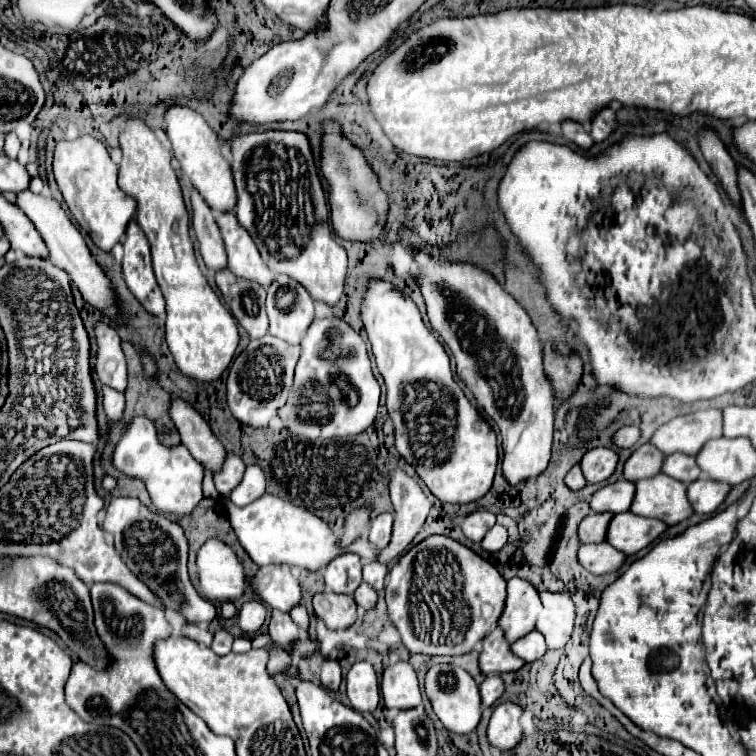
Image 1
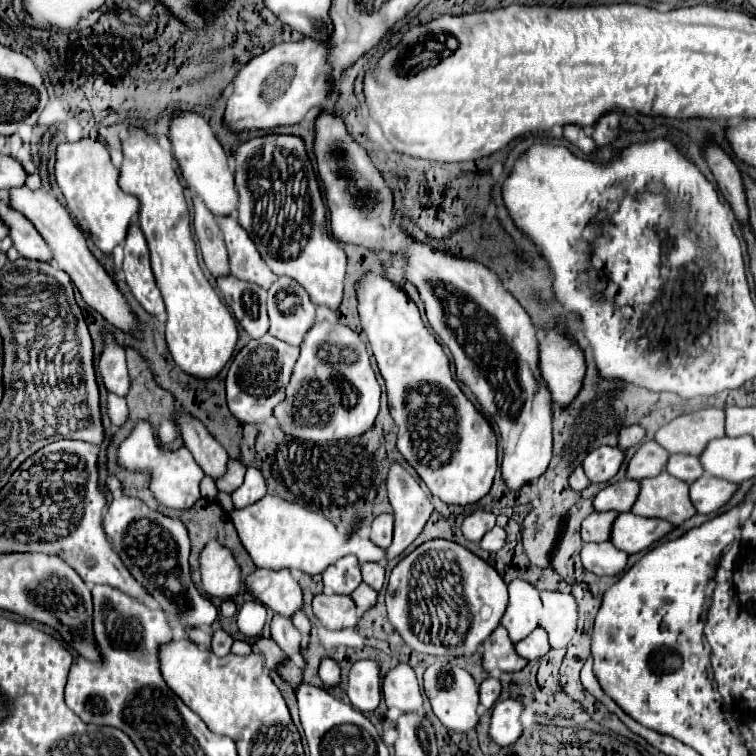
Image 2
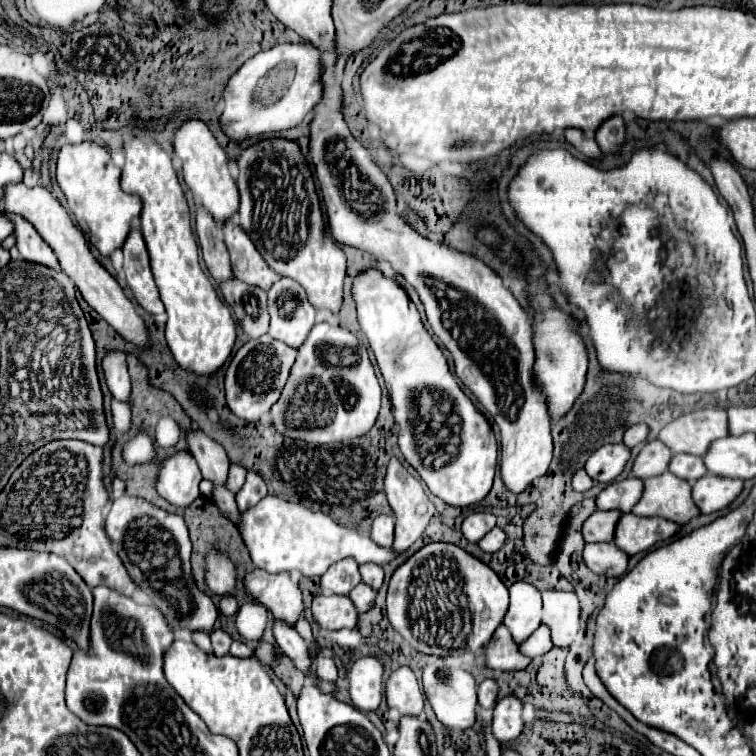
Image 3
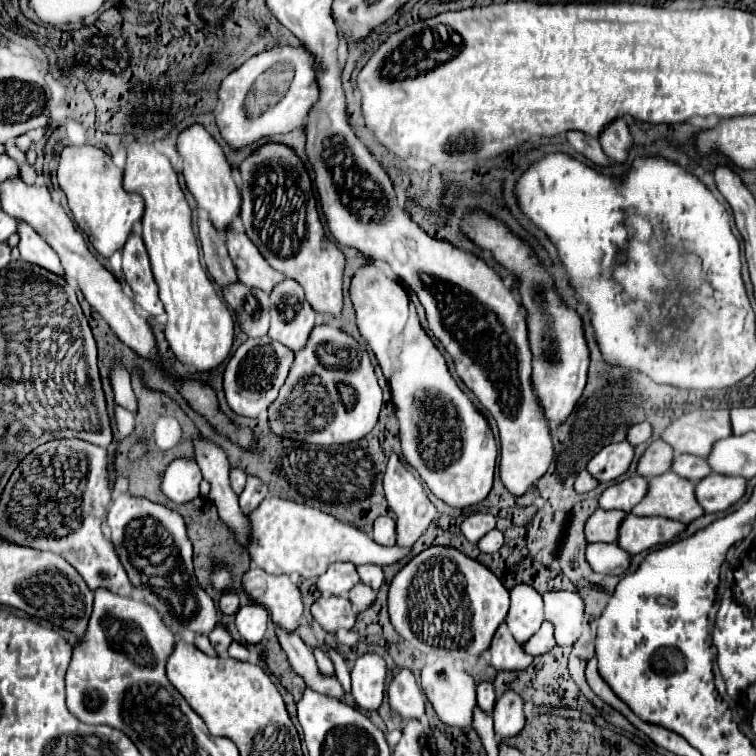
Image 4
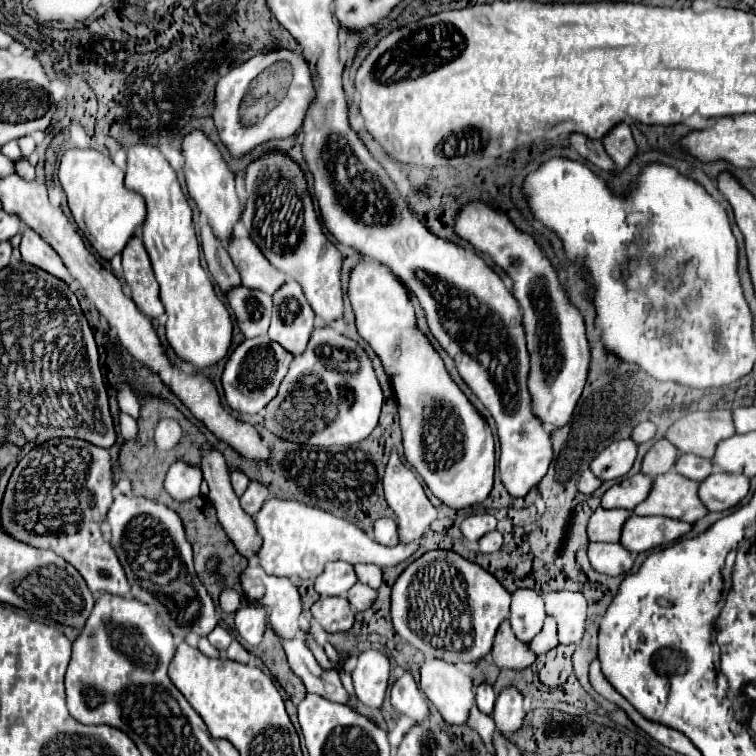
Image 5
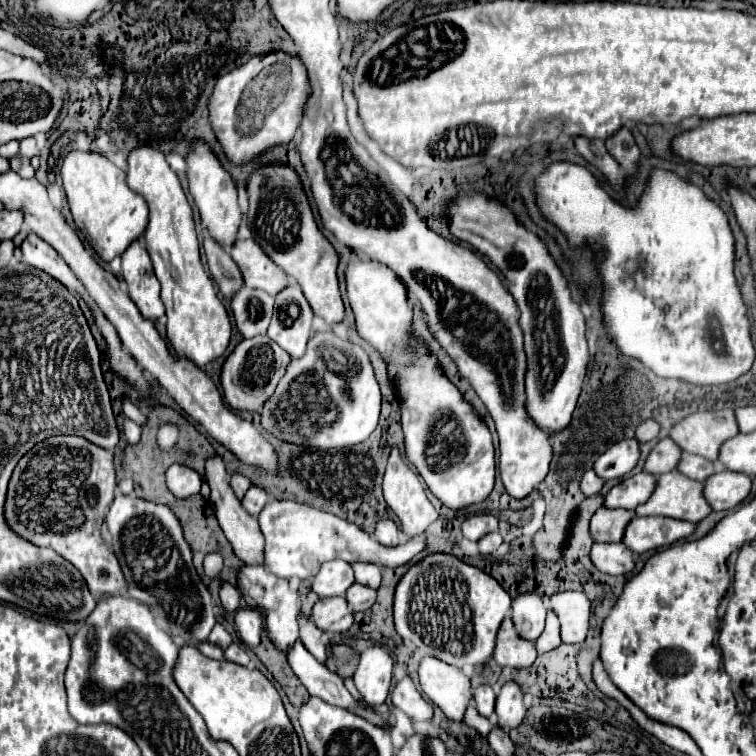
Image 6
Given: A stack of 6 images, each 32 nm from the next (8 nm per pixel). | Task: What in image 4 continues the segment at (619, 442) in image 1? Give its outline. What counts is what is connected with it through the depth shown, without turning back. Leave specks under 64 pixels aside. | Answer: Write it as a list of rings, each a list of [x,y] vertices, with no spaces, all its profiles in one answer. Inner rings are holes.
[[[640,422],[628,430],[626,442],[630,442],[632,446],[638,446],[640,442],[646,442],[650,436],[652,436],[652,426],[648,422]]]

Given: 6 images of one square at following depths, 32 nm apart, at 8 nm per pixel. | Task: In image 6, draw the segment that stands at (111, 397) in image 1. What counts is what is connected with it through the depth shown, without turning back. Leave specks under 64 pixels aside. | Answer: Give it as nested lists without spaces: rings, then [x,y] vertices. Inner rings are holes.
[[[124,416],[124,436],[130,444],[136,444],[140,440],[140,426],[126,416]]]

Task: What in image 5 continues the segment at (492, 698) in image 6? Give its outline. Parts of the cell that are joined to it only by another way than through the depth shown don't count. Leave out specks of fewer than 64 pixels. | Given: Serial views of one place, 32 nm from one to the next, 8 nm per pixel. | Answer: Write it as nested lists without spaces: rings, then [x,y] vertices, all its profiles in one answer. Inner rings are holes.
[[[480,684],[476,688],[476,706],[480,708],[480,712],[492,714],[494,700],[496,700],[496,694],[494,694],[494,688],[490,684]]]

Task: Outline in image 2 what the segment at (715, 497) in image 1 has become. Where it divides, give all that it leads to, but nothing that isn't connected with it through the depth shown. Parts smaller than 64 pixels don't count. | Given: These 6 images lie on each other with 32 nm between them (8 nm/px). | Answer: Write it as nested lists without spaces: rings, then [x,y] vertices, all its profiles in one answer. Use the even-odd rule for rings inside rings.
[[[702,476],[690,486],[690,500],[698,514],[712,514],[730,500],[736,488],[738,486],[732,482],[716,480],[712,476]]]

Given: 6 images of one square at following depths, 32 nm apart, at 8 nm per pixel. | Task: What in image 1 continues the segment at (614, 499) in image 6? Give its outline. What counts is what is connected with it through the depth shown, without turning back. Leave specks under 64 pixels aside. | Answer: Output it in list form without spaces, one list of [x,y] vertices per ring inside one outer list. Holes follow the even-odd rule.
[[[618,480],[614,484],[608,484],[592,494],[590,500],[590,512],[628,512],[632,504],[632,492],[634,484],[628,480]]]

